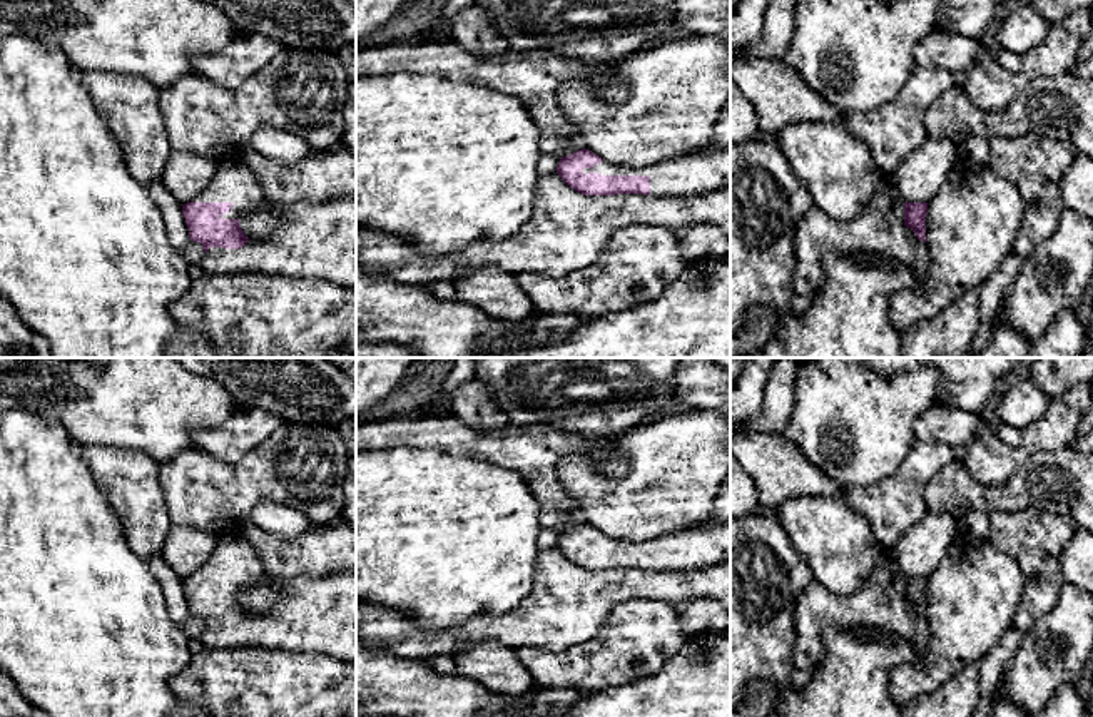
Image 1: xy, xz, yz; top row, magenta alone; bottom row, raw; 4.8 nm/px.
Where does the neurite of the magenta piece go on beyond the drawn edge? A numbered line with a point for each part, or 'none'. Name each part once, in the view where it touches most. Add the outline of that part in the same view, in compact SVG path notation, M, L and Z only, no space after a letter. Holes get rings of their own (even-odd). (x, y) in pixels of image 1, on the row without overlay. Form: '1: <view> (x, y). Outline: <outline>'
1: xz (692, 549). Outline: M730 523L687 528L638 543L603 535L582 547L592 545L602 550L648 550L650 570L685 573L730 562Z

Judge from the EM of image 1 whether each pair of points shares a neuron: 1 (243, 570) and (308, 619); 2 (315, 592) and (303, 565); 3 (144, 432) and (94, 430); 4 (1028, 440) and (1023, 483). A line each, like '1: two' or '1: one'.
1: one
2: two
3: one
4: two

